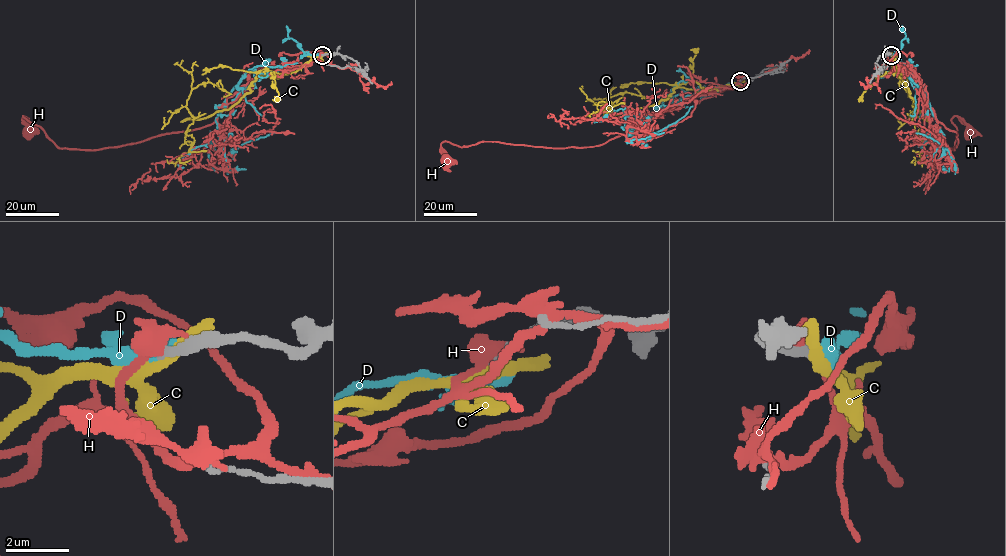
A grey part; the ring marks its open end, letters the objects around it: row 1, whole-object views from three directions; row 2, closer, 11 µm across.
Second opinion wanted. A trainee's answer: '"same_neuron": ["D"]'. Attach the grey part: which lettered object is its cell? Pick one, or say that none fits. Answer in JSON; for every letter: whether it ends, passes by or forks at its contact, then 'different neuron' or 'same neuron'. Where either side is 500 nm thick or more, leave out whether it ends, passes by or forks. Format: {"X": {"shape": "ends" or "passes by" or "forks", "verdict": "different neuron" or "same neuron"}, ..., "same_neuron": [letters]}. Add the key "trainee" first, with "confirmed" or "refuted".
{"trainee": "confirmed", "C": {"shape": "passes by", "verdict": "different neuron"}, "D": {"verdict": "same neuron"}, "H": {"verdict": "different neuron"}, "same_neuron": ["D"]}

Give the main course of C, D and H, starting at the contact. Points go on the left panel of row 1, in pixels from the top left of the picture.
C: (322, 55), (281, 76), (258, 76), (227, 109), (194, 117), (191, 91), (219, 86)
D: (322, 55), (307, 54), (283, 66), (250, 69), (216, 118), (215, 151), (227, 155), (274, 132)
H: (322, 55), (309, 65), (265, 69), (215, 122), (196, 129), (95, 150), (60, 148), (22, 116), (30, 131)

